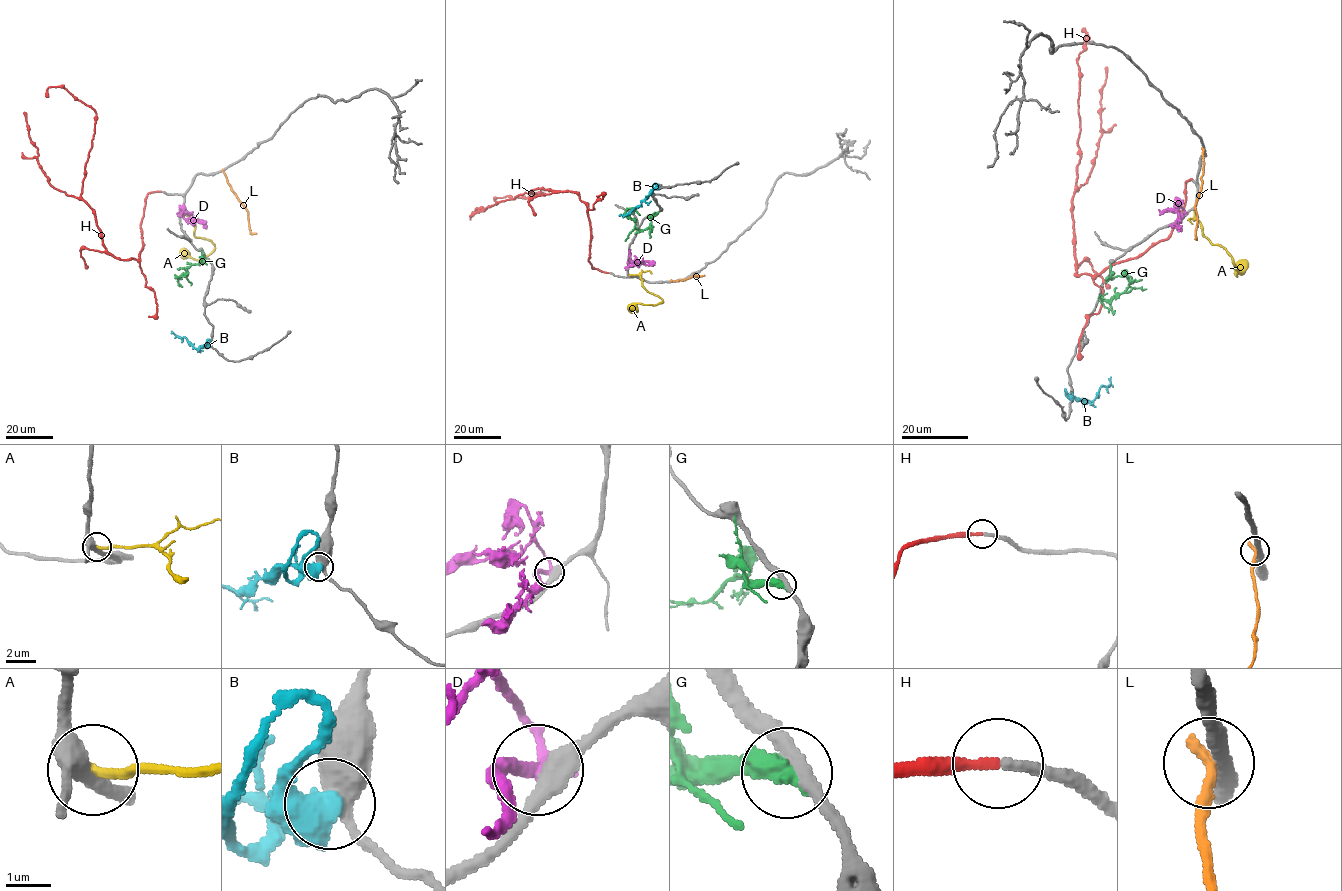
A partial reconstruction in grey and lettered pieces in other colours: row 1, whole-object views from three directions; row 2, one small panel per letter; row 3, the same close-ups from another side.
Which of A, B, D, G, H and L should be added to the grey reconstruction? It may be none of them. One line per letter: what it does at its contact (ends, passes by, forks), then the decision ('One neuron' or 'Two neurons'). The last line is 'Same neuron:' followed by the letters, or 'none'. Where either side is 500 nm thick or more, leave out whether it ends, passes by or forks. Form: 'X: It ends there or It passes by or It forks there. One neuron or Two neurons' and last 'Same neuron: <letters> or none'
A: It ends there. Two neurons
B: Two neurons
D: It passes by. Two neurons
G: Two neurons
H: It ends there. One neuron
L: It ends there. Two neurons
Same neuron: H

